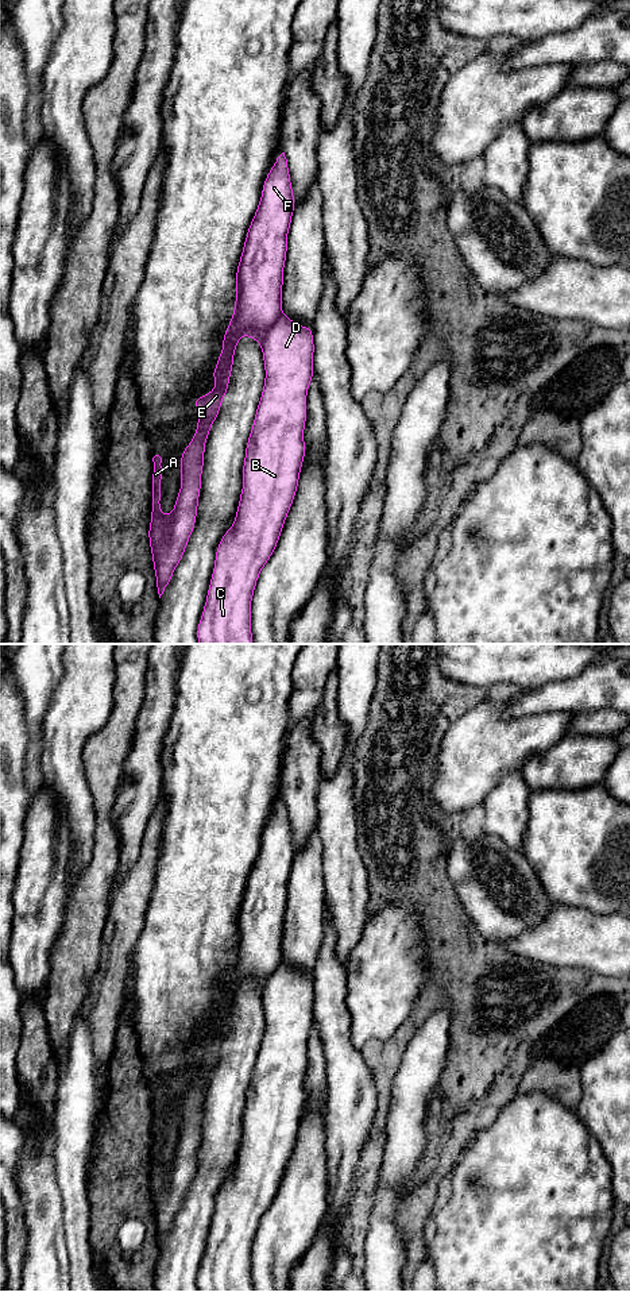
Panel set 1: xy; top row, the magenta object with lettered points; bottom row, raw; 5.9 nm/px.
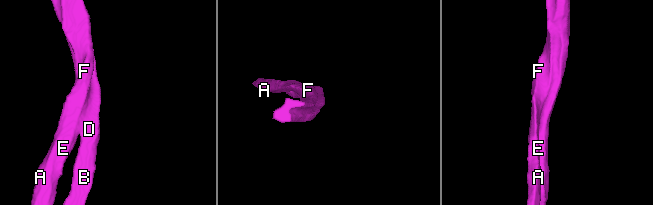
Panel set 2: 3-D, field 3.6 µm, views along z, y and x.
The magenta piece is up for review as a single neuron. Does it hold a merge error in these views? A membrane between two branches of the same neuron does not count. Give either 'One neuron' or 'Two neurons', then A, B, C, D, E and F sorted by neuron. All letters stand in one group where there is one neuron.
Two neurons. Groups: A E F / B C D

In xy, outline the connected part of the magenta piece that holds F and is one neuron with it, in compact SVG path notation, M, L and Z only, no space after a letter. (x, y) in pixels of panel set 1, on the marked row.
M282 153L263 182L260 203L243 244L236 269L233 316L223 335L224 351L217 355L217 367L210 371L216 387L204 397L193 398L193 406L201 413L196 433L181 454L181 490L175 498L175 508L169 516L161 513L162 458L159 455L152 458L148 541L159 598L182 560L194 529L205 441L229 389L236 346L243 335L262 344L264 335L281 313L287 235L294 208L289 165Z

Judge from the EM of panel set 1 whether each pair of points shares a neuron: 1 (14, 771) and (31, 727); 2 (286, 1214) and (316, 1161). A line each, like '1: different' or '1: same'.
1: different
2: same

